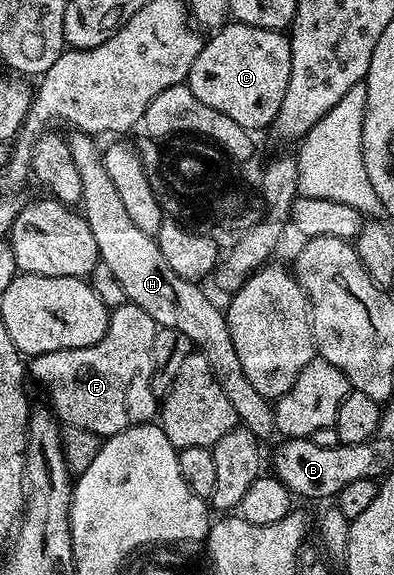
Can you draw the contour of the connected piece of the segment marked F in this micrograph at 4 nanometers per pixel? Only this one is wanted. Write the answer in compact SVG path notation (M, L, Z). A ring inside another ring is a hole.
M133 304L122 305L110 310L107 330L97 343L80 349L62 349L52 353L42 353L30 358L29 377L47 392L51 400L50 412L64 426L81 427L93 431L99 438L106 439L125 431L134 425L145 425L157 413L157 398L151 386L151 352L157 326L148 313Z

